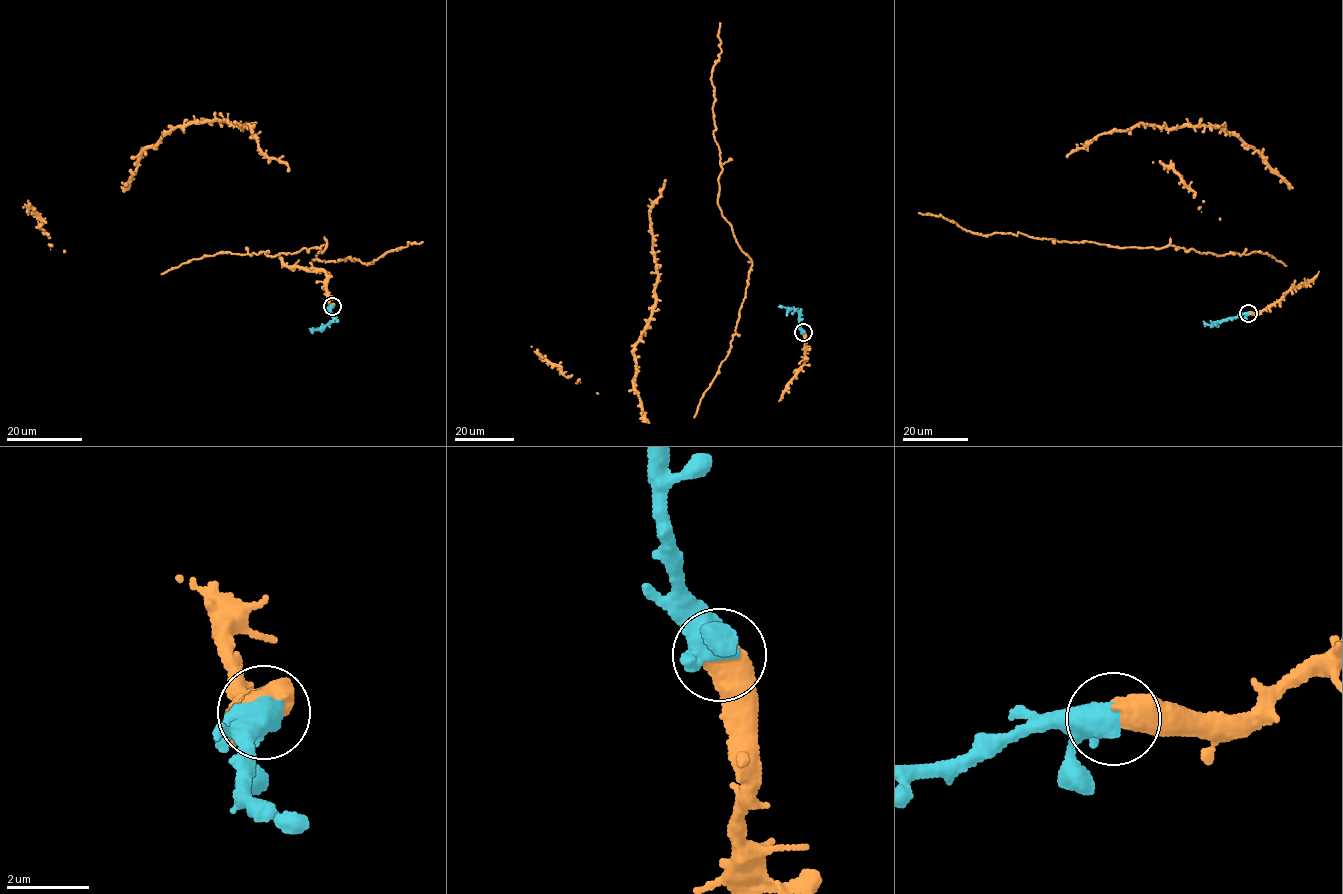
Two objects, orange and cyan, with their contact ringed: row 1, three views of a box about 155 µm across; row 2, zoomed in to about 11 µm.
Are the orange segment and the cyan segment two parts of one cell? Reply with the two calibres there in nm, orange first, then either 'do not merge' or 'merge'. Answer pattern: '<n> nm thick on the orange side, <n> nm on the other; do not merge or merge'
650 nm thick on the orange side, 420 nm on the other; merge

